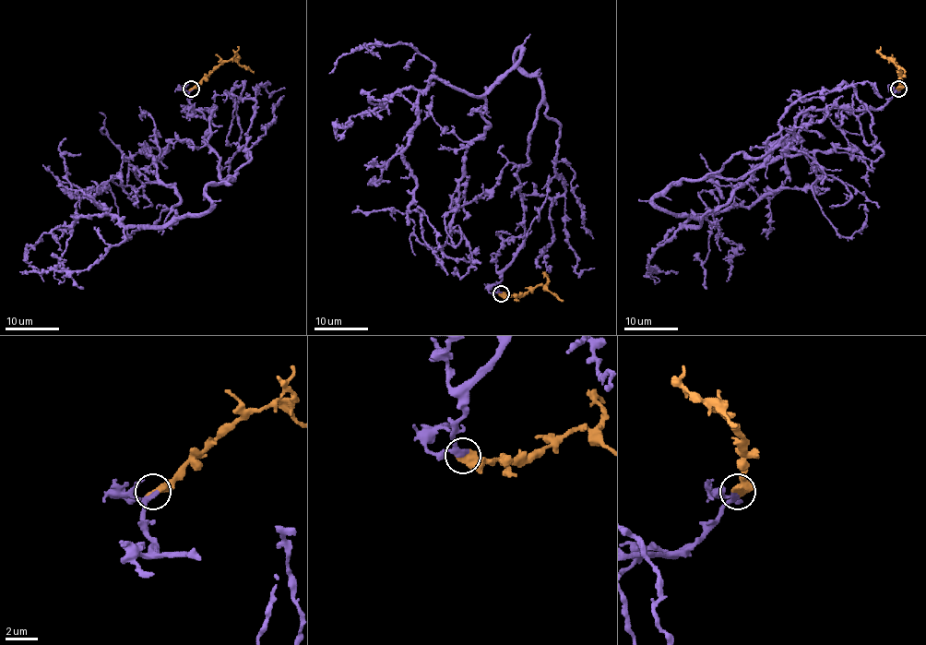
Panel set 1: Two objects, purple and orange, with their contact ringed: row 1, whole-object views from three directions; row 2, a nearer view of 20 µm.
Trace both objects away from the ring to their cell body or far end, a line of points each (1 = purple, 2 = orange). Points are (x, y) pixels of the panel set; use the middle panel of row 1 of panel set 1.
1: (501, 293), (541, 100), (519, 49), (480, 96), (433, 78), (402, 153), (438, 245), (473, 261), (465, 253)
2: (501, 293), (525, 294), (539, 285), (545, 287), (563, 300)

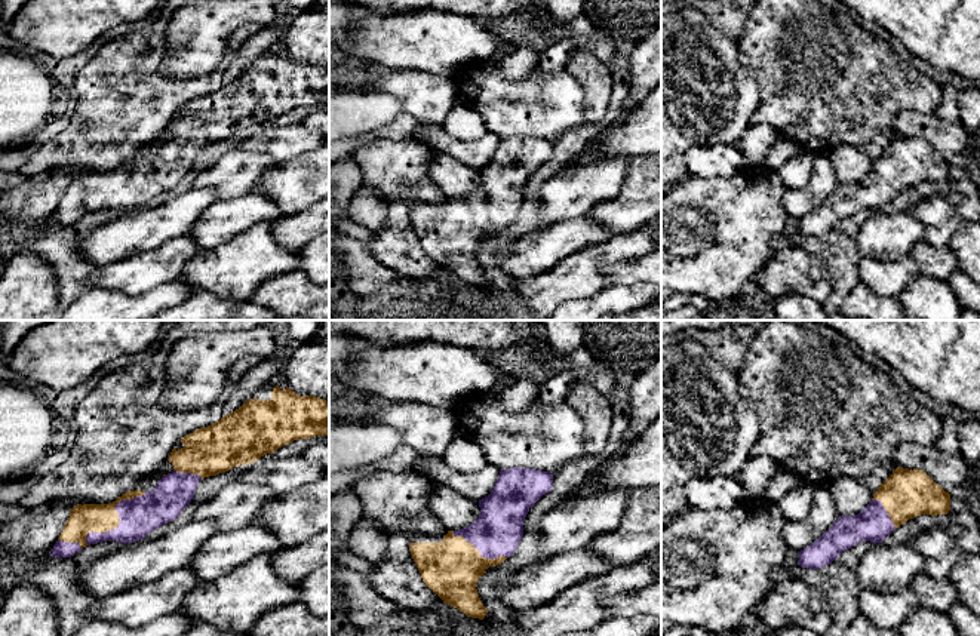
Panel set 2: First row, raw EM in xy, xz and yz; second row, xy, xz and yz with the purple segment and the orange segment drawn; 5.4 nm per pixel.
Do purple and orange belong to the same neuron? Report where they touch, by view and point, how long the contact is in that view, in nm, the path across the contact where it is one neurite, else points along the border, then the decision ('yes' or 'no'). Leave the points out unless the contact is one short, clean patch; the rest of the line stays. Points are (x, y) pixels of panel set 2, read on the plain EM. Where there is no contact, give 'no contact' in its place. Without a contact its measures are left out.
xy (119, 187) | 440 nm | yes

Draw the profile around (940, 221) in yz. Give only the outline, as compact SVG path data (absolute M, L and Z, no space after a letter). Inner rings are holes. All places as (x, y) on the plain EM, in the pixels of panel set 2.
M944 196L915 202L910 212L924 224L925 240L936 248L949 248L955 233L967 222Z

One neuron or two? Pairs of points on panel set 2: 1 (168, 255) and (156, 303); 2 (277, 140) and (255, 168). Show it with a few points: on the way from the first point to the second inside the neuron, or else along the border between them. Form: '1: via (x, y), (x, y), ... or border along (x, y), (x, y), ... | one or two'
1: border along (180, 277), (128, 295) | two
2: border along (240, 146), (263, 151), (276, 162) | two

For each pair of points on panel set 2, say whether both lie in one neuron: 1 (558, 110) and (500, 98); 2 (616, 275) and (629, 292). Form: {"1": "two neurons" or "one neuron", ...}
{"1": "one neuron", "2": "two neurons"}

